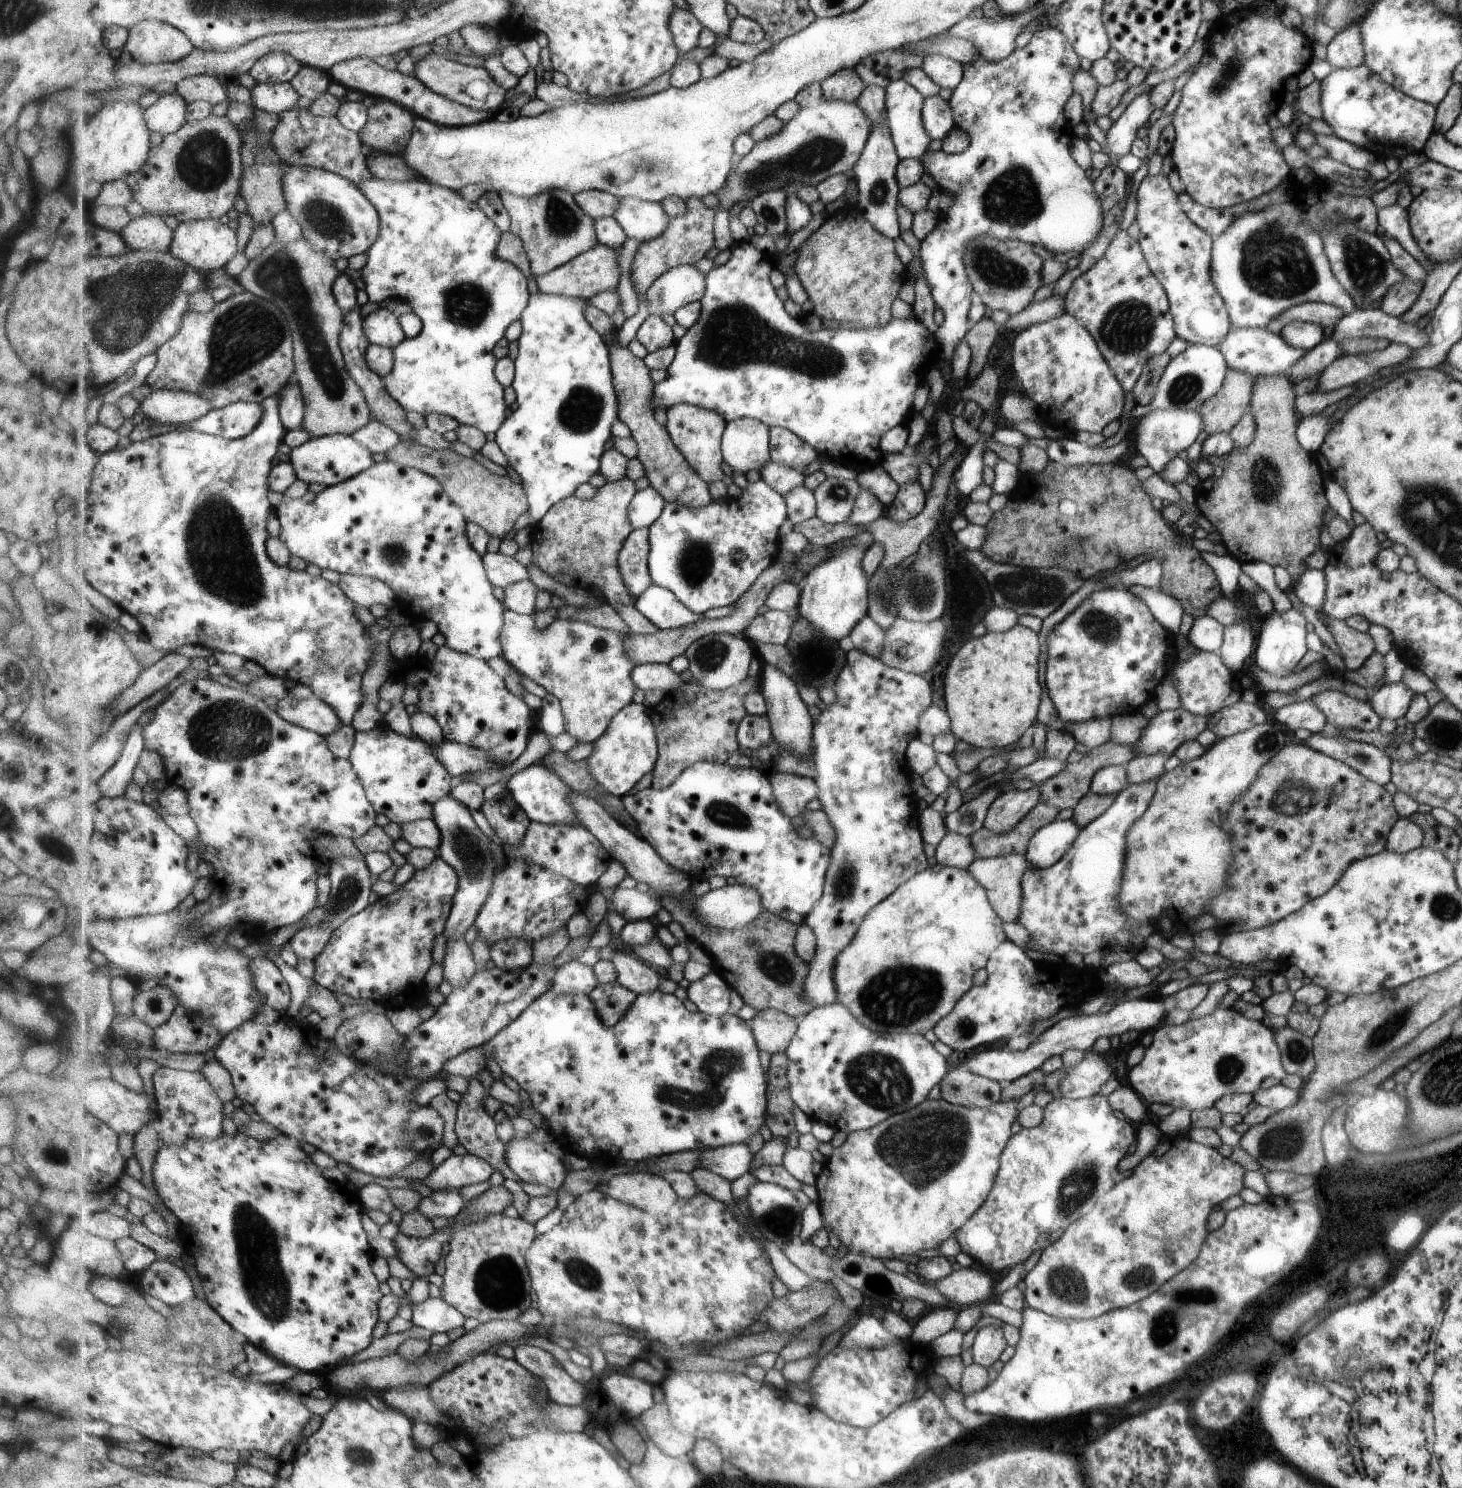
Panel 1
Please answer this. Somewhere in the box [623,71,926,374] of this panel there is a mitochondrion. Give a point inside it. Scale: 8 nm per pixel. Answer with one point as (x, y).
(806, 162)

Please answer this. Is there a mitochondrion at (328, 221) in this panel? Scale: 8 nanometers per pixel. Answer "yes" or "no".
yes

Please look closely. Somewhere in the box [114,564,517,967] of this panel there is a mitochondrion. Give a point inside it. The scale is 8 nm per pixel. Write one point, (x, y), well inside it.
(227, 731)

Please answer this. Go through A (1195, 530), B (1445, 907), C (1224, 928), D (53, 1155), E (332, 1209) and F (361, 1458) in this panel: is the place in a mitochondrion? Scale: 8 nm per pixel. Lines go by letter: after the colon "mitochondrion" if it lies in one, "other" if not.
A: other
B: mitochondrion
C: other
D: mitochondrion
E: other
F: mitochondrion

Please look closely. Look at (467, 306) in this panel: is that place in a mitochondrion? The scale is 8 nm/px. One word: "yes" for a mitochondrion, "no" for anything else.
yes

